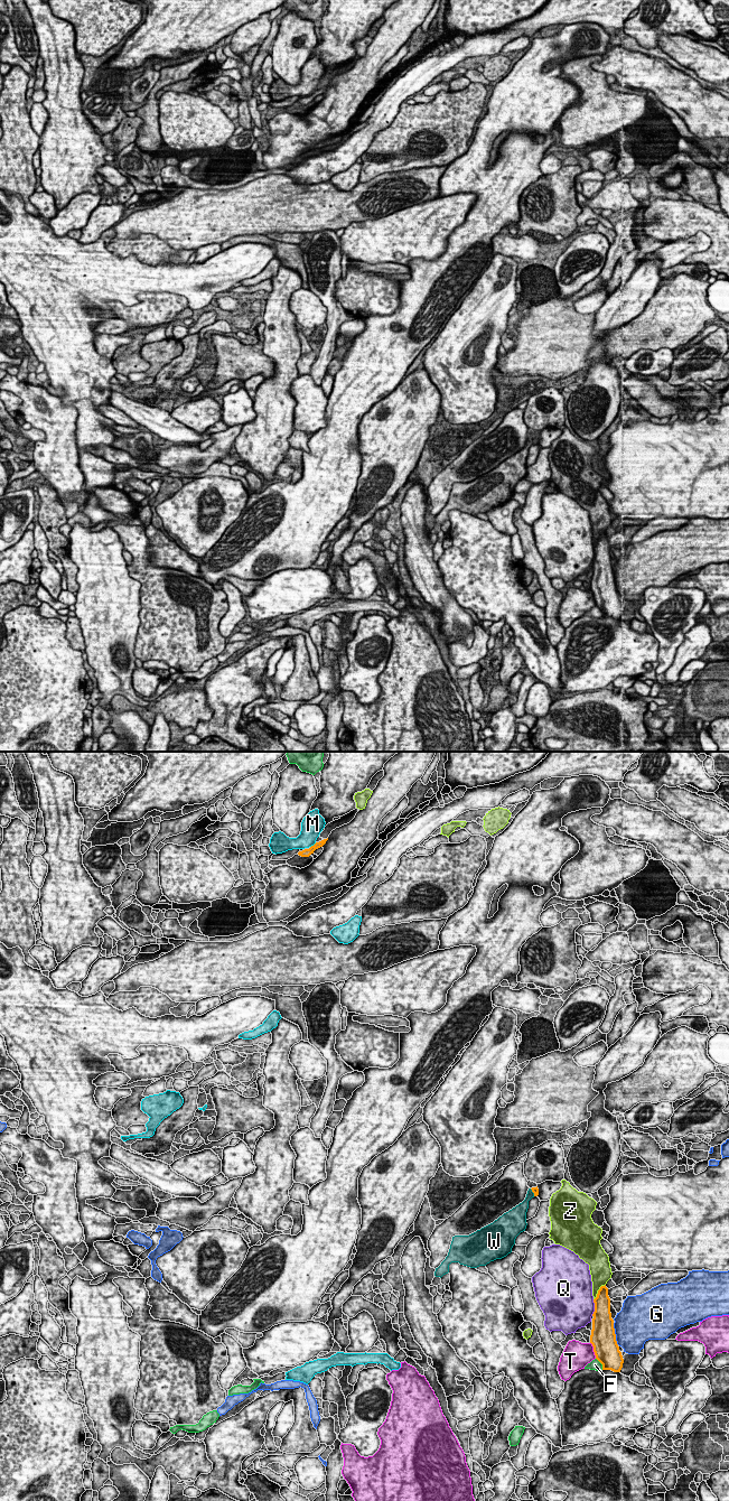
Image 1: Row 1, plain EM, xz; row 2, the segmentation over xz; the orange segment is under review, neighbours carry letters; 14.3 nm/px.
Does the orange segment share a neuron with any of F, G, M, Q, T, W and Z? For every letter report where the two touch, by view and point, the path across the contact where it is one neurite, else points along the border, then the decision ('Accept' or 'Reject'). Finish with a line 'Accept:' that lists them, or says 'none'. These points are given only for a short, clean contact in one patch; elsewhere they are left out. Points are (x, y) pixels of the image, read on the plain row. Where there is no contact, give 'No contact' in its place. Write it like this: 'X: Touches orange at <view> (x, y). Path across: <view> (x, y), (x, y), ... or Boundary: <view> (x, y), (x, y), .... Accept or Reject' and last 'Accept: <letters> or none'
F: Touches orange at xz (600, 609). Reject
G: Touches orange at xz (615, 581). Reject
M: Touches orange at xz (314, 92). Reject
Q: Touches orange at xz (595, 555). Reject
T: Touches orange at xz (594, 597). Reject
W: Touches orange at xz (532, 438). Boundary: xz (530, 436), (534, 443). Reject
Z: Touches orange at xz (598, 539). Reject
Accept: none

